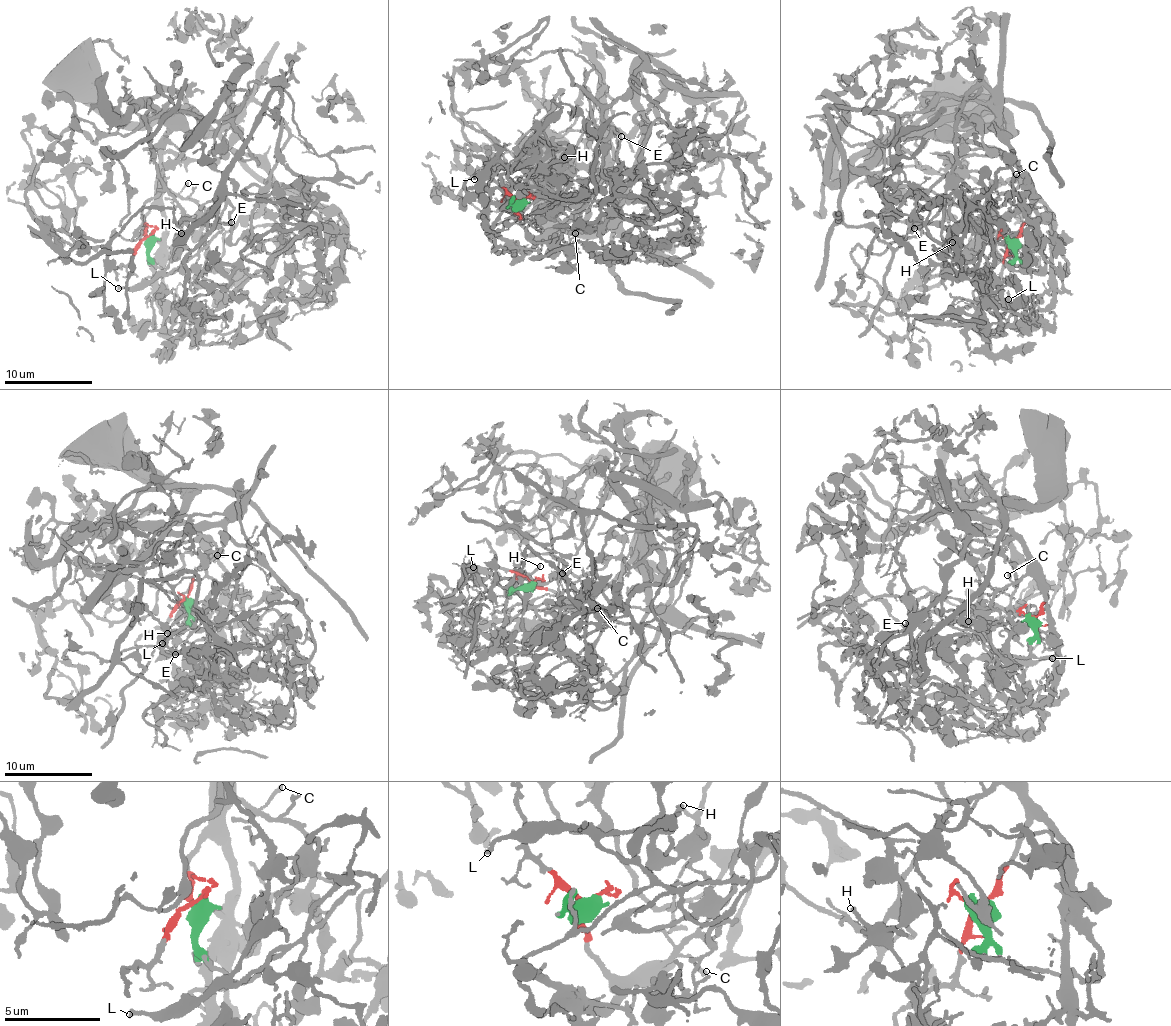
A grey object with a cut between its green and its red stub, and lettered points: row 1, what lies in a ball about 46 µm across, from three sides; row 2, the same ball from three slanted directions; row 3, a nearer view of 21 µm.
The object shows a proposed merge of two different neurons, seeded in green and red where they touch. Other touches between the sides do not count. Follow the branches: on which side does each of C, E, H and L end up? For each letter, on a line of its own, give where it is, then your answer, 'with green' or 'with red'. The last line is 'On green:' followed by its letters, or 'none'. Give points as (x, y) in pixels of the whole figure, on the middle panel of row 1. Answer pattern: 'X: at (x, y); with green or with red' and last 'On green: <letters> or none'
C: at (575, 233); with red
E: at (621, 136); with green
H: at (564, 157); with green
L: at (474, 179); with green
On green: E, H, L

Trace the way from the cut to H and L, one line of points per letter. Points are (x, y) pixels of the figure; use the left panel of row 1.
H: (147, 239), (149, 261), (166, 273), (174, 272), (187, 257), (165, 273), (181, 233)
L: (147, 239), (149, 261), (166, 273), (174, 272), (188, 258), (151, 282), (117, 288)

